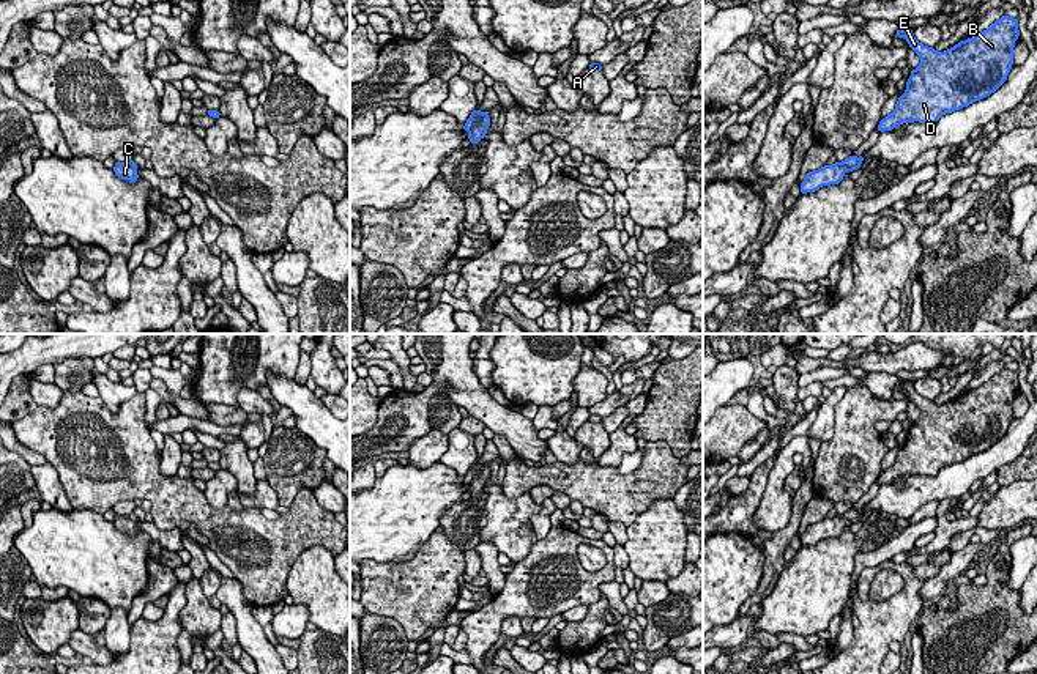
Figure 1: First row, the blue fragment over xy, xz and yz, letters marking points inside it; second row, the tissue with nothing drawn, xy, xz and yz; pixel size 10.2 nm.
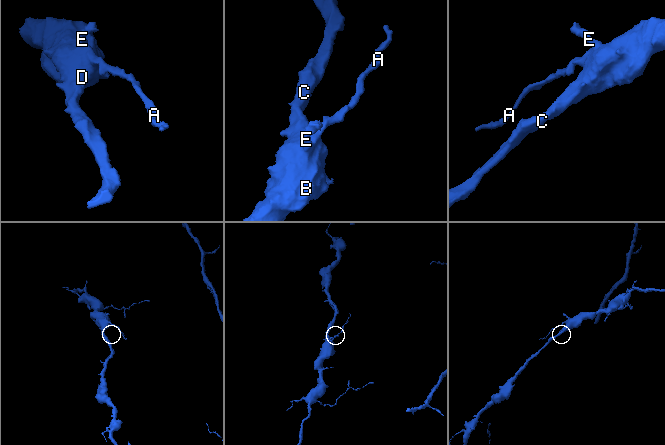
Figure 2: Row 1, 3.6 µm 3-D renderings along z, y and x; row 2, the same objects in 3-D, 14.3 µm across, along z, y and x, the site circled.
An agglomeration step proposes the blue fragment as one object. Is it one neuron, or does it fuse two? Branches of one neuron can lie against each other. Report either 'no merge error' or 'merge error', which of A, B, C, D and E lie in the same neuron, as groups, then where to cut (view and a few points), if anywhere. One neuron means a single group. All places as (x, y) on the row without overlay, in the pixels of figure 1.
no merge error | A B C D E | no cut

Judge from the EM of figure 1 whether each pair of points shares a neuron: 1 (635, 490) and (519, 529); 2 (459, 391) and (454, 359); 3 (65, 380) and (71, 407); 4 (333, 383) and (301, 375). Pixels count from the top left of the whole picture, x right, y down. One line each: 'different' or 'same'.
1: different
2: same
3: different
4: different

